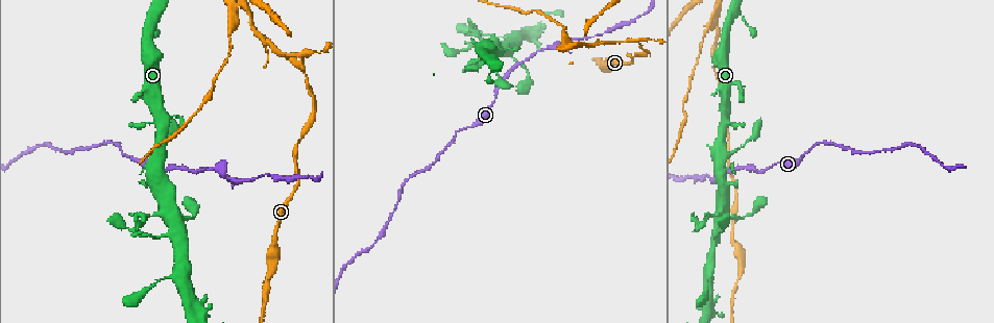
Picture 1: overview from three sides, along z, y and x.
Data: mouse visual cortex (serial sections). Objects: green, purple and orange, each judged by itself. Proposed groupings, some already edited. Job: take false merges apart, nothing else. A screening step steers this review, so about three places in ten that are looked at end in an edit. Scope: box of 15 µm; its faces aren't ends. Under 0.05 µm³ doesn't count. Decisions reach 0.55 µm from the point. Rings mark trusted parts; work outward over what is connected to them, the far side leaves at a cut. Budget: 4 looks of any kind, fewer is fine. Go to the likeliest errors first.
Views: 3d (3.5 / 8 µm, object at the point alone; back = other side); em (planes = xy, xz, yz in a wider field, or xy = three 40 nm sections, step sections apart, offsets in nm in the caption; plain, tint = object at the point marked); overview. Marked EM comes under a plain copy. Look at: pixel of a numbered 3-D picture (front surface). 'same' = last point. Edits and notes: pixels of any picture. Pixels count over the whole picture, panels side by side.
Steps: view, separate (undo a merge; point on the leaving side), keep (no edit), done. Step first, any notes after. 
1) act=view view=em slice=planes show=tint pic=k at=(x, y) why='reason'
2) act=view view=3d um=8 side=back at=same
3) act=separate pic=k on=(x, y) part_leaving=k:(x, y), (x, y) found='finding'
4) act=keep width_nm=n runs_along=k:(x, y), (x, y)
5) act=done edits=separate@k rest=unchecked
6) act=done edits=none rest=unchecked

act=view view=3d um=3.5 pic=1 at=(152, 235) why='thin neck'

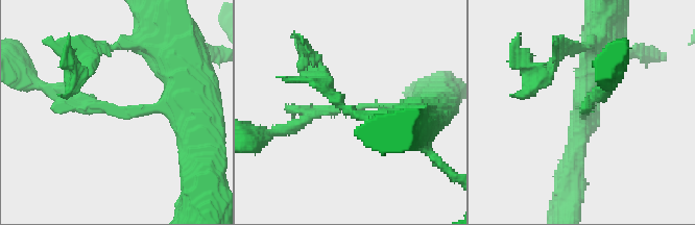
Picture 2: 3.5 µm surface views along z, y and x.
act=view view=em slice=xy step=2 show=tint pic=2 at=(113, 107)

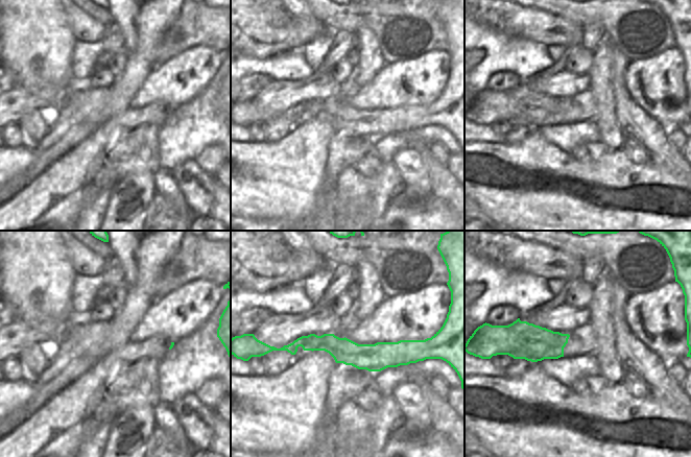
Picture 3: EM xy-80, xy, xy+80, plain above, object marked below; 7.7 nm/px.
act=keep width_nm=220 runs_along=3:(286, 347), (417, 356) found='all the same cell'

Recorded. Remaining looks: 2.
act=view view=3d um=3.5 pic=1 at=(576, 40) why='narrows sharply'

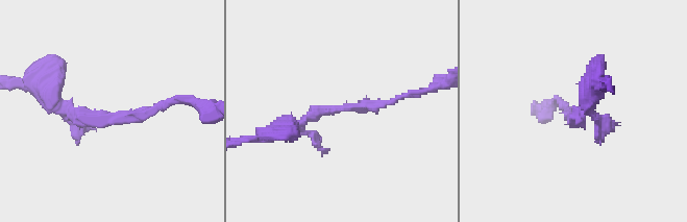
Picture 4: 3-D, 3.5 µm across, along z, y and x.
act=view view=em slice=xy step=5 show=tint pic=4 at=(340, 109) arm_widths_nm=150,200 why='need the tissue'

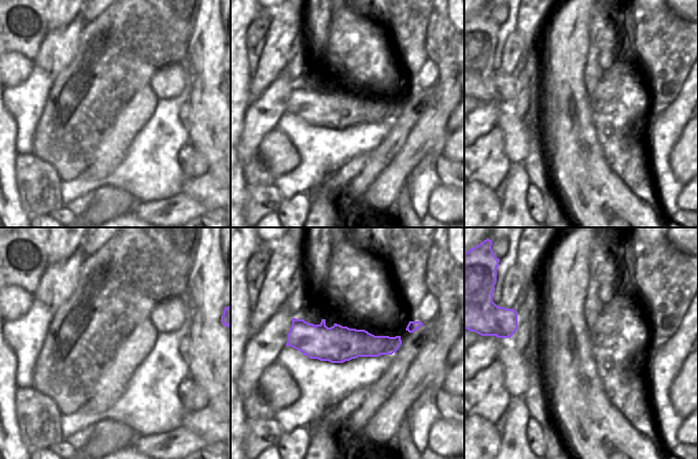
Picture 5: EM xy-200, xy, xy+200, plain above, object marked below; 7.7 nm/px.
act=separate pic=4 on=(294, 131) width_nm=280 found='a second cell is stuck on'

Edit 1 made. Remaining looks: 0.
act=done edits=separate@4 rest=unchecked

